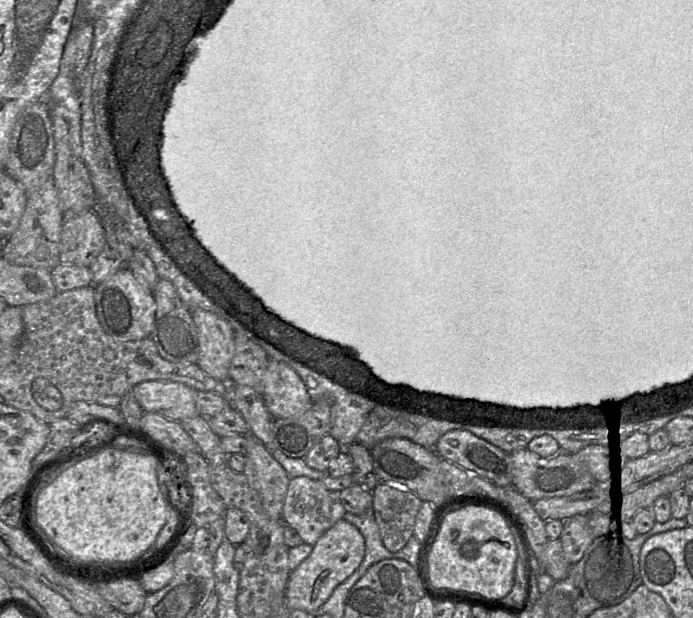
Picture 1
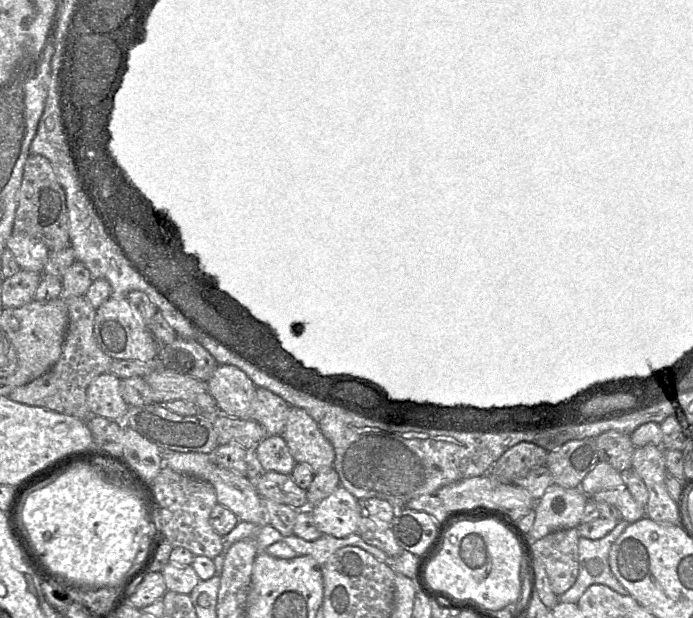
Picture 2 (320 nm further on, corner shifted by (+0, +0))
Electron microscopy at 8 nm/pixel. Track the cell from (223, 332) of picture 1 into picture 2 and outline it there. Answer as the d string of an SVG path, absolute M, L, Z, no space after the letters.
M218 365L207 381L218 411L232 418L253 419L253 400L257 387L234 365Z

